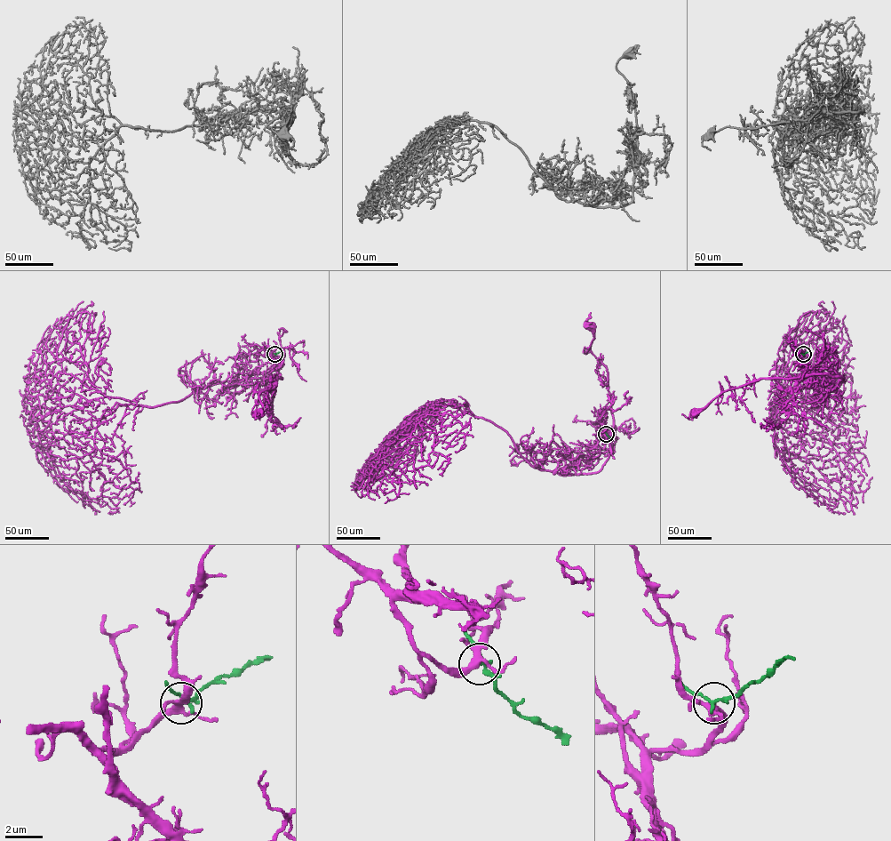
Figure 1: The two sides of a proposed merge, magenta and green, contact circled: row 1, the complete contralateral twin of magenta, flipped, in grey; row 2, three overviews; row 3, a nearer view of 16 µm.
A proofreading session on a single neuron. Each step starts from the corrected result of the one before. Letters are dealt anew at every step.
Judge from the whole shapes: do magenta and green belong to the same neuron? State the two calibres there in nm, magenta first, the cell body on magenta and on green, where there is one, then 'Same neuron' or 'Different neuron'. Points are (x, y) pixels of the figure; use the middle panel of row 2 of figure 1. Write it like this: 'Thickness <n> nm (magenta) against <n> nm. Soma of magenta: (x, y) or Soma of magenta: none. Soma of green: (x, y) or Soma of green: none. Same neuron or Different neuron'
Thickness 280 nm (magenta) against 180 nm. Soma of magenta: (589, 324). Soma of green: none. Same neuron

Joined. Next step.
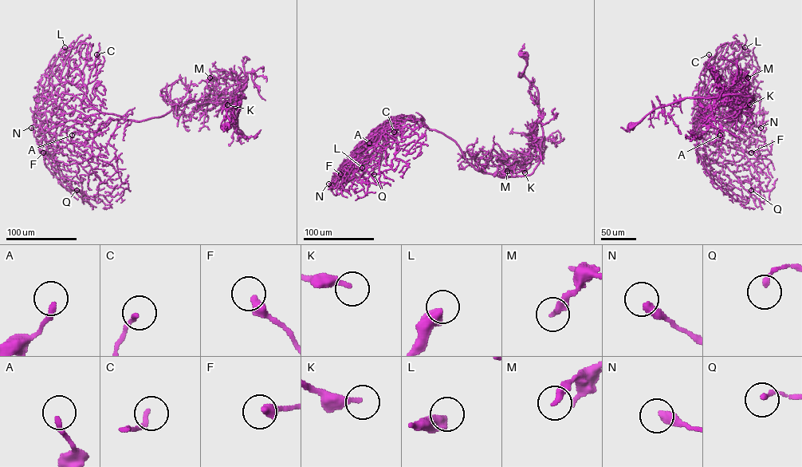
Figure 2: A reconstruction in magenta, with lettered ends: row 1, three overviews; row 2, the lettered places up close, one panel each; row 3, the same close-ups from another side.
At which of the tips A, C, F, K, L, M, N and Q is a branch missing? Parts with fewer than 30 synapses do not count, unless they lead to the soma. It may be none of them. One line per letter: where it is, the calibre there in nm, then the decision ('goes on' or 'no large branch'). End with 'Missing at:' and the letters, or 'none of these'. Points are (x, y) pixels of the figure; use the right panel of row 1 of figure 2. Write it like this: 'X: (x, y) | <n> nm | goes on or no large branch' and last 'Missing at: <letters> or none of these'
A: (720, 135) | 240 nm | no large branch
C: (709, 54) | 200 nm | no large branch
F: (751, 152) | 420 nm | no large branch
K: (749, 104) | 280 nm | no large branch
L: (744, 47) | 500 nm | no large branch
M: (748, 77) | 320 nm | no large branch
N: (760, 128) | 400 nm | no large branch
Q: (751, 190) | 200 nm | no large branch
Missing at: none of these

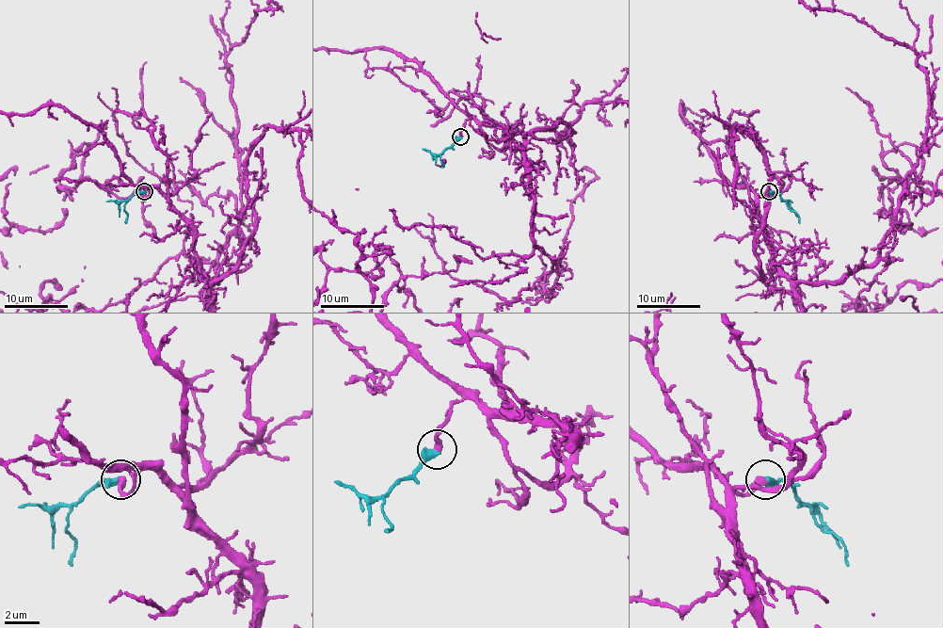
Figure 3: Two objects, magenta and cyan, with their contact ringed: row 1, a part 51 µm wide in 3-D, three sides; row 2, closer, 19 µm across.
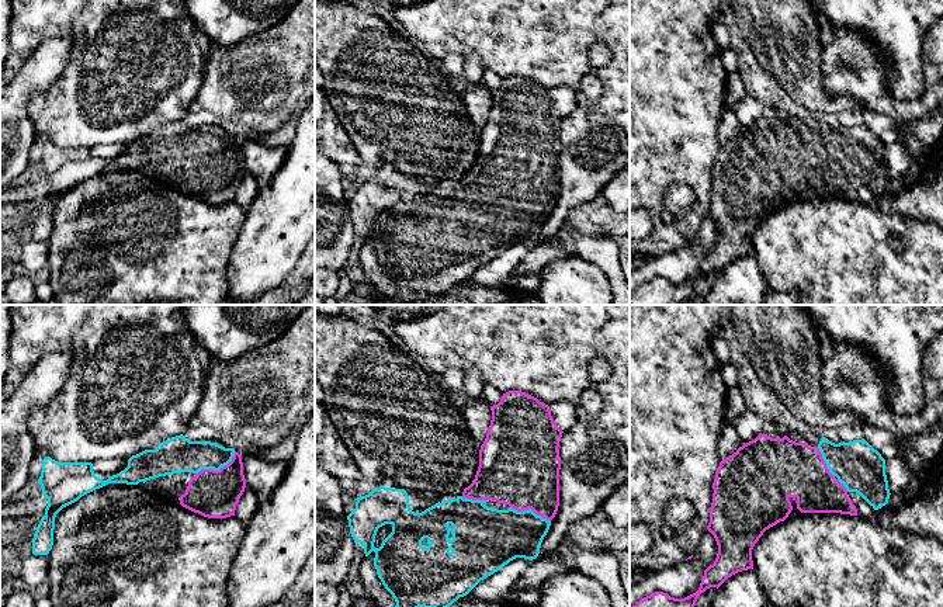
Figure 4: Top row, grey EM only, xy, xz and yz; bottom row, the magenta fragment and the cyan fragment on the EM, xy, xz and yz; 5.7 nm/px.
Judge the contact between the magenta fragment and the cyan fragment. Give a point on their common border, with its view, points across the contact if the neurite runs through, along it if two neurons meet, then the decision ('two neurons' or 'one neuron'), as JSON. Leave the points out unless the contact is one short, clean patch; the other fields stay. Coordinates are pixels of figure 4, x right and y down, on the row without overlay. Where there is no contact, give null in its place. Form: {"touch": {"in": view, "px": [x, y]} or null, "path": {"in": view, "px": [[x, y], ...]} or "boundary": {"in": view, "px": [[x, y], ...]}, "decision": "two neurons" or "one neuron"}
{"touch": {"in": "xy", "px": [217, 156]}, "decision": "one neuron"}

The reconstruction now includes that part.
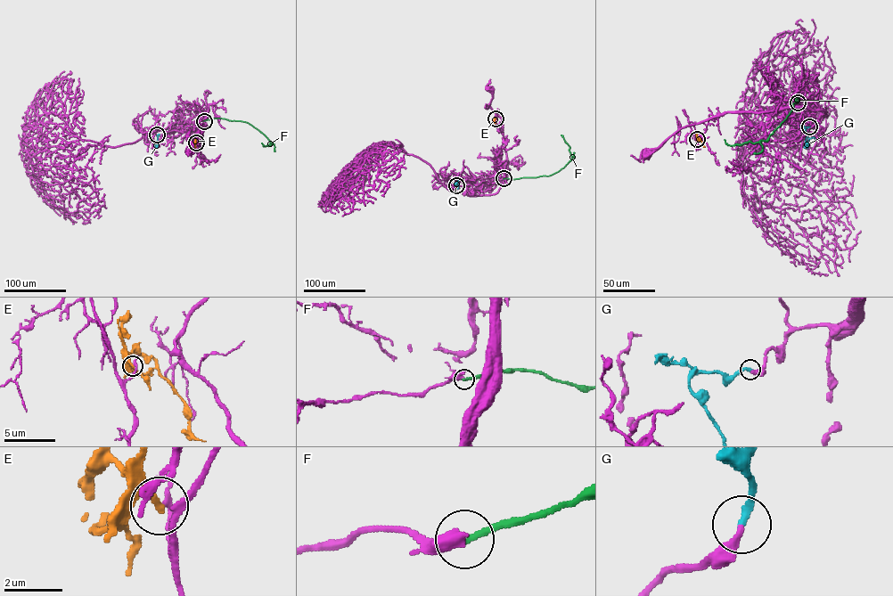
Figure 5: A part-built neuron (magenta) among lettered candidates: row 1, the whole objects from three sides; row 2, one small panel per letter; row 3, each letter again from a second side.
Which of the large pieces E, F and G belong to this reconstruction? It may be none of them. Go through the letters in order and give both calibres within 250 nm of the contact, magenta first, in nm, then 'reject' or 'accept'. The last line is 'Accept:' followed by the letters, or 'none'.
E: 200 nm thick on the magenta side, 240 nm on the other; reject
F: 550 nm thick on the magenta side, 200 nm on the other; reject
G: 320 nm thick on the magenta side, 240 nm on the other; accept
Accept: G

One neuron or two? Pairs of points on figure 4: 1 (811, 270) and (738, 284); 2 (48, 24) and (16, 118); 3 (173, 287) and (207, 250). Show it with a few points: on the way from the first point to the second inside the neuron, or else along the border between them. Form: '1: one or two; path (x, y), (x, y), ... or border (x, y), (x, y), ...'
1: two; border (752, 255), (770, 288)
2: two; border (72, 40), (68, 37), (45, 38), (21, 66)
3: one; path (181, 278), (200, 259)

